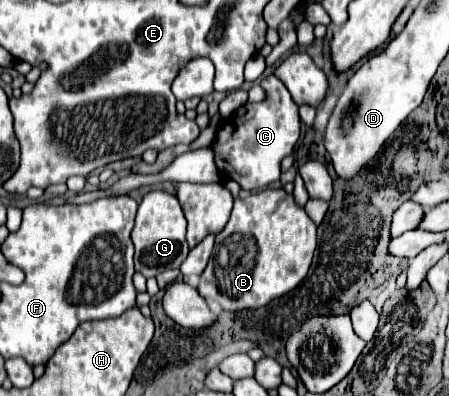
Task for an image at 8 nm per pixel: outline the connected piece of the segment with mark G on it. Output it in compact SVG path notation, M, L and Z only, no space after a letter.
M153 190L145 194L137 210L135 228L131 232L135 246L135 270L141 272L145 278L149 278L157 276L167 268L179 268L189 252L186 227L187 221L183 216L183 210L173 194L167 194L163 190Z

